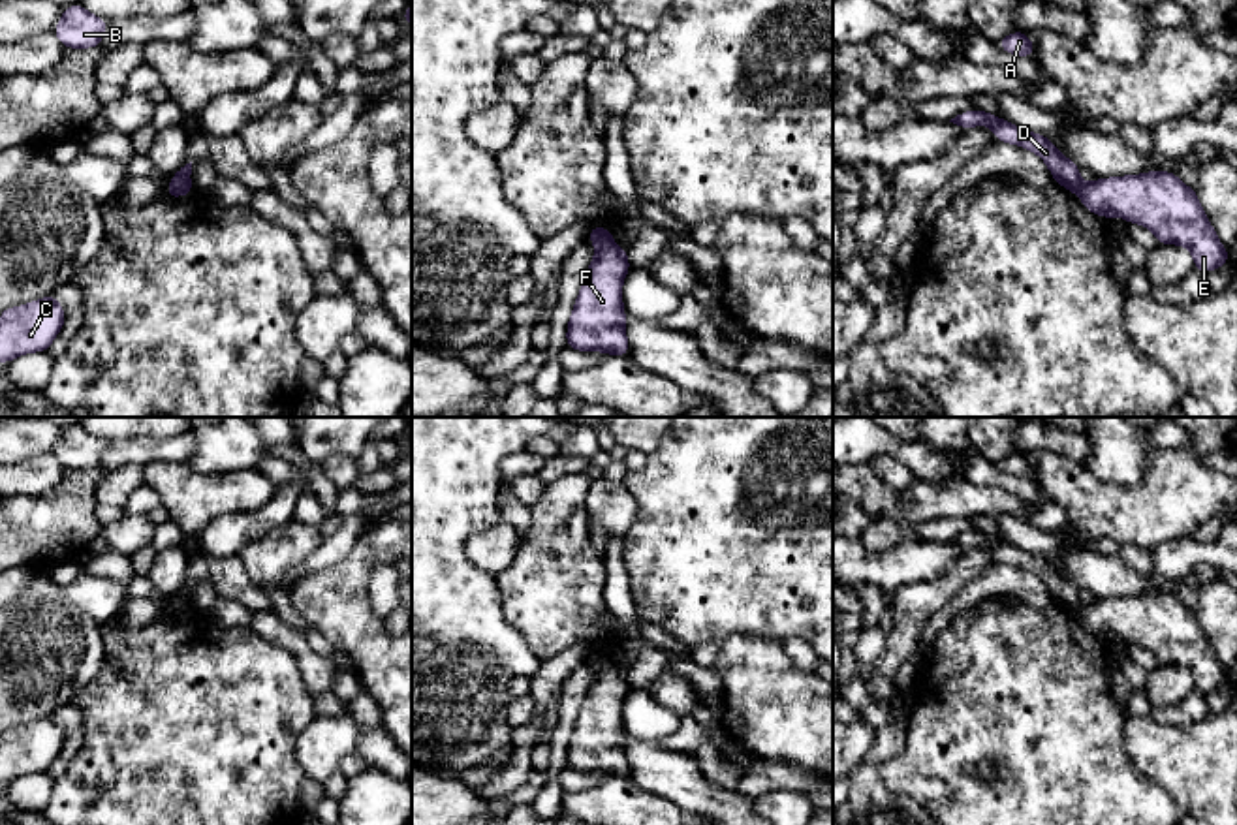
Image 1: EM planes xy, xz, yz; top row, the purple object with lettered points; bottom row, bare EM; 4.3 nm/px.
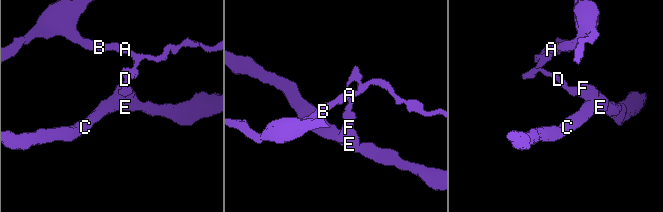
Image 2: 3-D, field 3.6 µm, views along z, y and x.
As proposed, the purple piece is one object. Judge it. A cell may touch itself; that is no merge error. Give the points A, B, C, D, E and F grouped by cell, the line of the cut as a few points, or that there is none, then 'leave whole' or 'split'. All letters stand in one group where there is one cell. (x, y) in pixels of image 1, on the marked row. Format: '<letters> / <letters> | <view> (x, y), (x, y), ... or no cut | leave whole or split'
A B D / C E F | xy (188, 183), (170, 188) | split

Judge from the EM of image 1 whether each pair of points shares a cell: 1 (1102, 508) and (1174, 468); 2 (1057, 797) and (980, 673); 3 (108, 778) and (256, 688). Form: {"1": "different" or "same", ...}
{"1": "same", "2": "same", "3": "same"}

